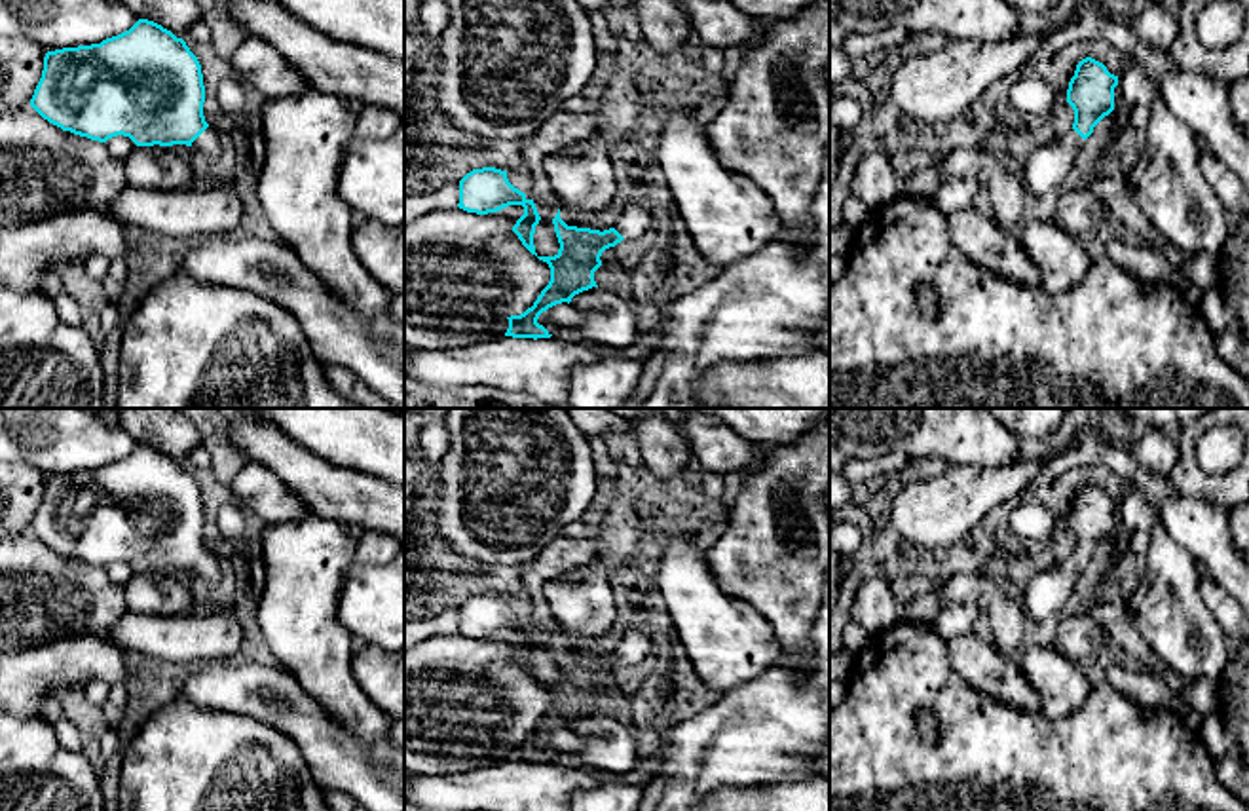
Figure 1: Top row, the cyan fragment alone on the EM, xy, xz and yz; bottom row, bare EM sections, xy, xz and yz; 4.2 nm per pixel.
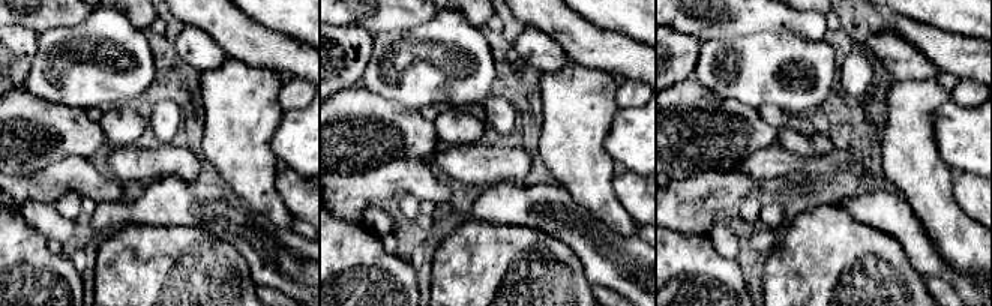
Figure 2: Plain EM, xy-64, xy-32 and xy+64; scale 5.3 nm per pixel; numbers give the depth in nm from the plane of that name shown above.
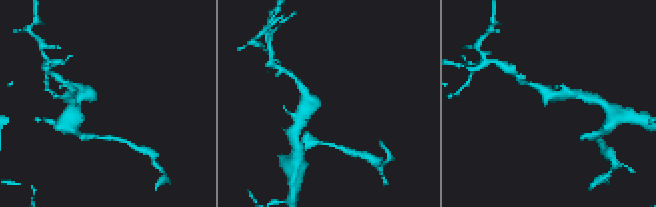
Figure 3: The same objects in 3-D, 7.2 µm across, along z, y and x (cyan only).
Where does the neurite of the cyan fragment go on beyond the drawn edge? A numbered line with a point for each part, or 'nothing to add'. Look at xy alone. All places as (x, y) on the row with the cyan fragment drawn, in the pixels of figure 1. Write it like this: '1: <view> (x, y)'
1: xy (207, 143)

